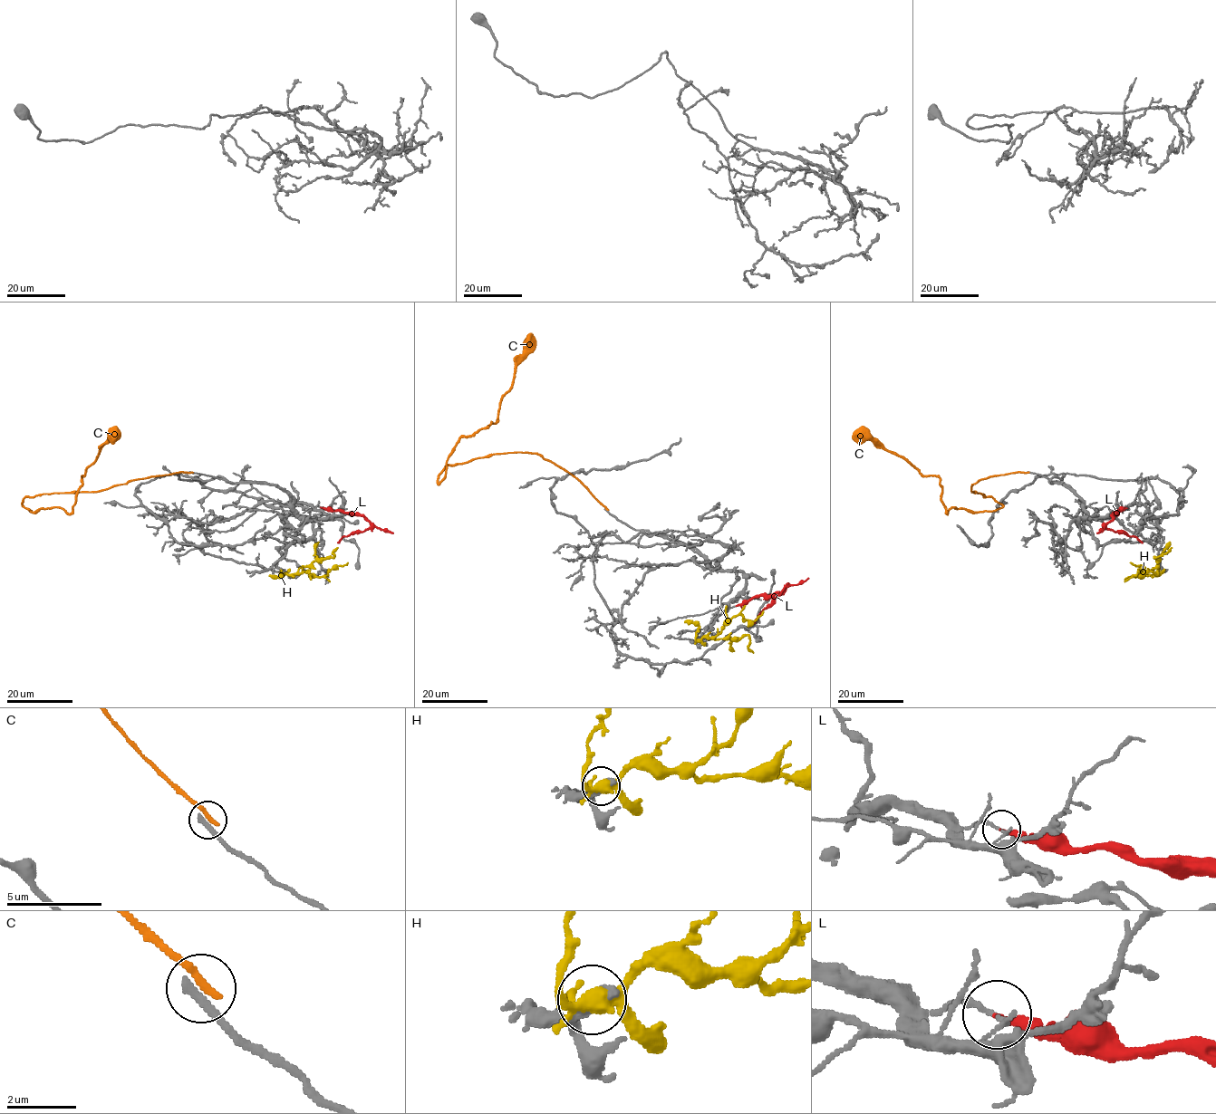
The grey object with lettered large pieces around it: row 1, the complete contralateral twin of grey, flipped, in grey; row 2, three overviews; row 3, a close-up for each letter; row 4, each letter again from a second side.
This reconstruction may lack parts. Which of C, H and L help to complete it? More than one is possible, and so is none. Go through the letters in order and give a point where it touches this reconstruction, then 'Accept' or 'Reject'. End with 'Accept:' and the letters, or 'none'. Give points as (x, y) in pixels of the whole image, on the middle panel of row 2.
C: Touches grey at (606, 509). Reject
H: Touches grey at (698, 640). Reject
L: Touches grey at (736, 606). Reject
Accept: none

